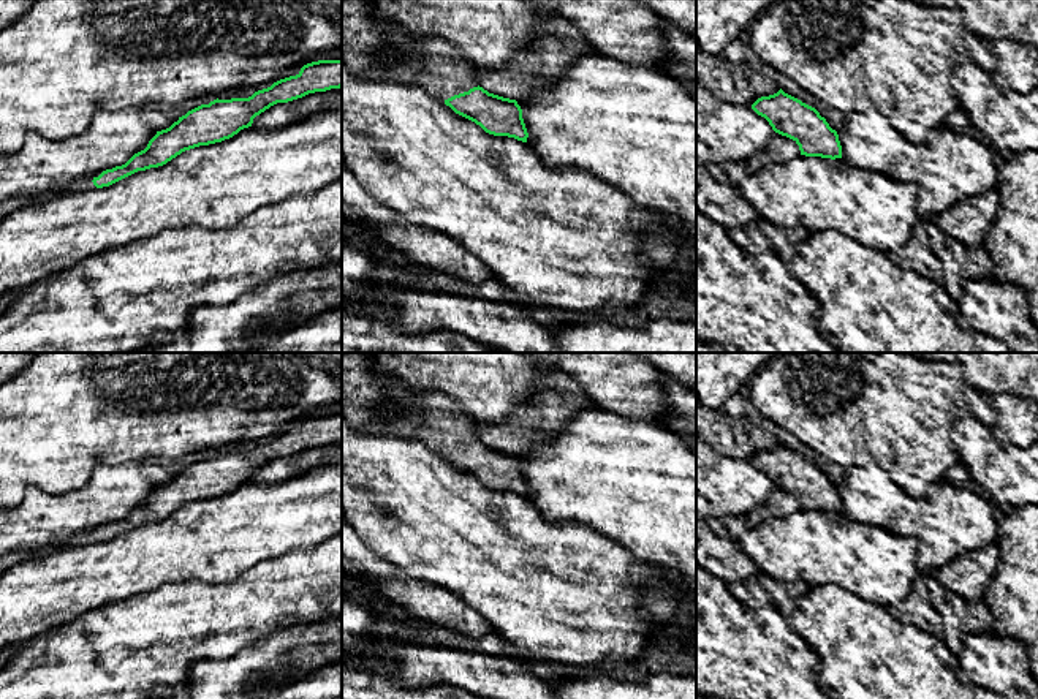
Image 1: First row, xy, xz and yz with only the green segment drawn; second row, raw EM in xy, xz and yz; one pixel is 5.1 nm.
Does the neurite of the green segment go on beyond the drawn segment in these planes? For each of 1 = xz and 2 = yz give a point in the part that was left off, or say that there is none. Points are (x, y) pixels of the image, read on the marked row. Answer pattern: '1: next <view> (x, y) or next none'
1: next xz (435, 65)
2: next none

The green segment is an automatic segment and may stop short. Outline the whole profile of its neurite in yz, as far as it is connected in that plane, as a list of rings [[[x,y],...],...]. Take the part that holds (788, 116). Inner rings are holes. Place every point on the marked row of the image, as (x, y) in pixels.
[[[782,89],[758,98],[752,109],[764,117],[772,130],[793,139],[805,157],[842,158],[842,145],[835,130],[820,112]]]

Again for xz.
[[[427,38],[388,46],[378,68],[358,74],[373,81],[422,87],[486,133],[527,142],[528,133],[517,101],[484,90],[478,82],[478,68],[449,41]]]

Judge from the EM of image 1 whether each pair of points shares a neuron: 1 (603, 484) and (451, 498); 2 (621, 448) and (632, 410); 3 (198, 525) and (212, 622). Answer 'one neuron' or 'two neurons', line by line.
1: two neurons
2: two neurons
3: two neurons

